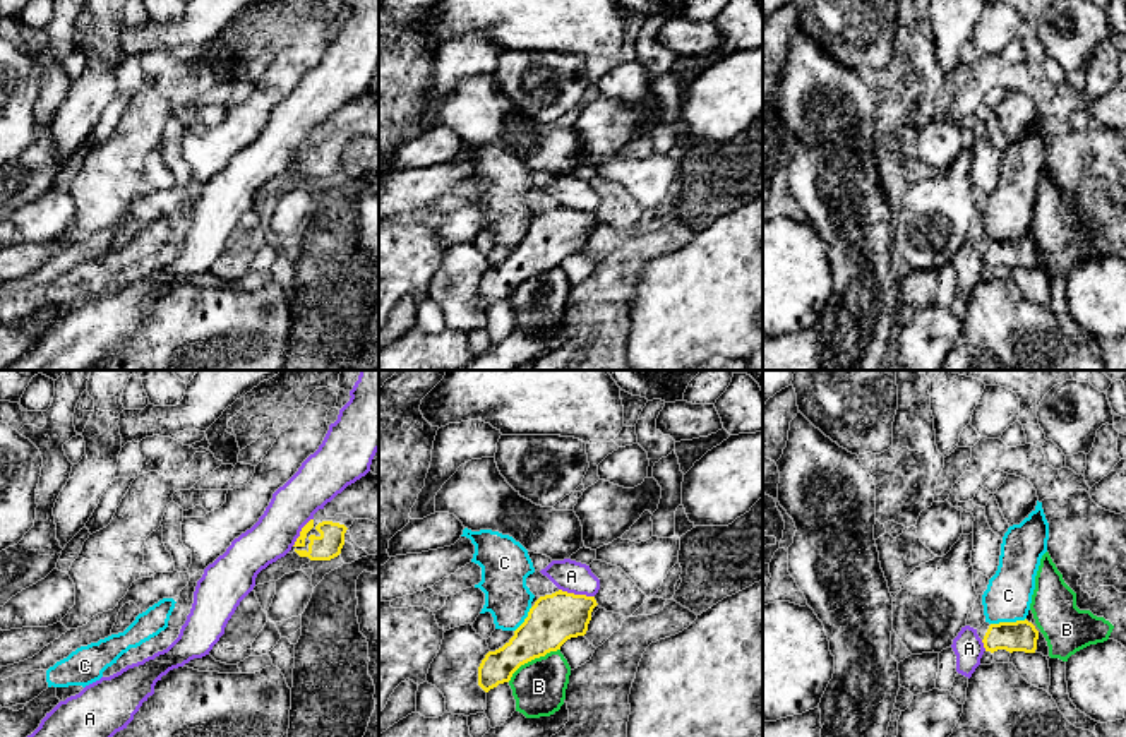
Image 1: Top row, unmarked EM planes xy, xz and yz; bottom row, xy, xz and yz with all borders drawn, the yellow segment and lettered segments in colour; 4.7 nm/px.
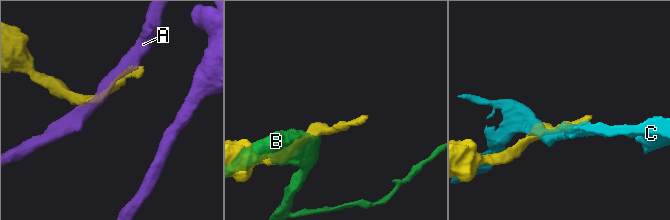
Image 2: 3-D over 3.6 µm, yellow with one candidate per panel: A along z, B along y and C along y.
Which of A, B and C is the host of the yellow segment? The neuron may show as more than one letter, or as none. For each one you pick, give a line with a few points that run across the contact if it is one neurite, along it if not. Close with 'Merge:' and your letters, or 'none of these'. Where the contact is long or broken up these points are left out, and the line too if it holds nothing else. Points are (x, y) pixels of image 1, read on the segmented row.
Merge: A

